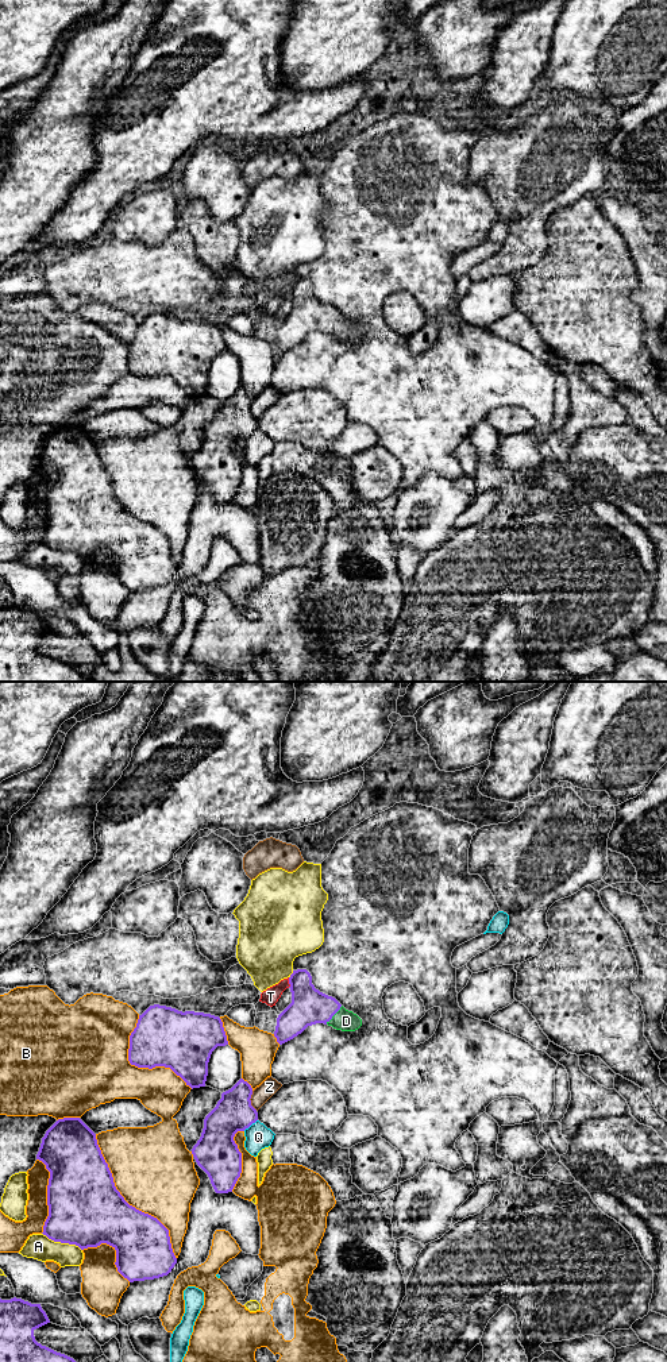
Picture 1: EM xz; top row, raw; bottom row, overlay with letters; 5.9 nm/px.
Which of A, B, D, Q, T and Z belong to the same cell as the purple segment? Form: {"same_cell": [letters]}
{"same_cell": ["D"]}

